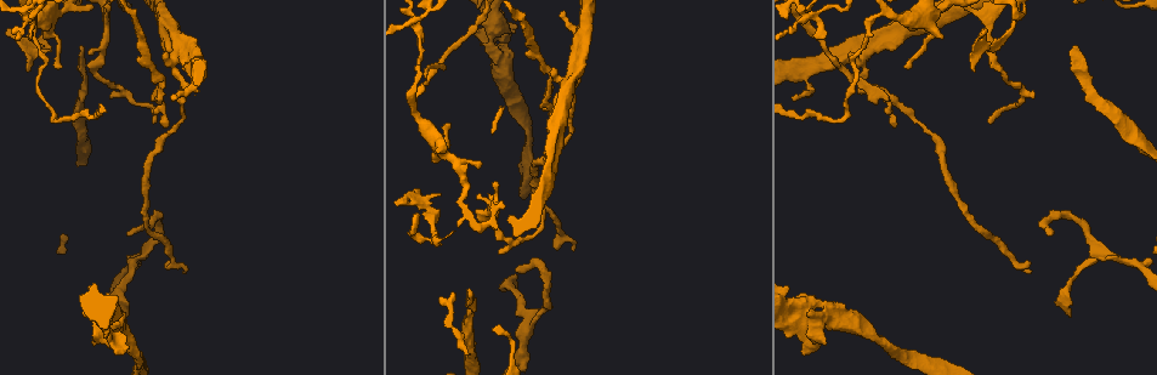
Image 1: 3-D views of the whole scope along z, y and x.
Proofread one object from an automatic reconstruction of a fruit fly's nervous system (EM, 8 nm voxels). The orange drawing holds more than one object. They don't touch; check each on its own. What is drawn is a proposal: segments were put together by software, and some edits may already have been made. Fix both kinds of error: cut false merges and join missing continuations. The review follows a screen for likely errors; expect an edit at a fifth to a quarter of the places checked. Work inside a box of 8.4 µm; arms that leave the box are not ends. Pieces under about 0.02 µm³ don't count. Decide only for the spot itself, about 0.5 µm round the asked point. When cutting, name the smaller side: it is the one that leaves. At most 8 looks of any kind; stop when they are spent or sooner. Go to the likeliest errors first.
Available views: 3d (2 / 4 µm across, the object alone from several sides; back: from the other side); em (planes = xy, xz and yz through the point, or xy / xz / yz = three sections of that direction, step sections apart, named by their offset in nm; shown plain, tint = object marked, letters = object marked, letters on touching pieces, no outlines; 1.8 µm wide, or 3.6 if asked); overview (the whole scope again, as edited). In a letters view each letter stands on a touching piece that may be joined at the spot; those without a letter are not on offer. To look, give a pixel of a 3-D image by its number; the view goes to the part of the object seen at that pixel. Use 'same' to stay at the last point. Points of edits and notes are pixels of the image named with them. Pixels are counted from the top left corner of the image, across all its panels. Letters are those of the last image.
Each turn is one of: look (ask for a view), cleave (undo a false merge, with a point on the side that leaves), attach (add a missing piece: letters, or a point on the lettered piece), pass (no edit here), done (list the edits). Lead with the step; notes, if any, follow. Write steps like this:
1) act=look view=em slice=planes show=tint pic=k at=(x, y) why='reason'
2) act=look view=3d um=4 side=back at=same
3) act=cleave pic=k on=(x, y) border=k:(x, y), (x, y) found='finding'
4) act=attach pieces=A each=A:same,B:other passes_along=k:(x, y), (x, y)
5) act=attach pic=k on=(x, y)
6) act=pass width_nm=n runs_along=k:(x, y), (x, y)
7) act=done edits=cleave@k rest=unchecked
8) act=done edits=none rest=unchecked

act=look view=em slice=planes show=letters pic=1 at=(126, 315) why='branch stops here'

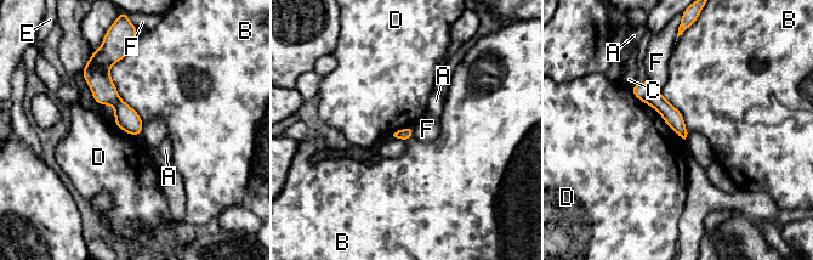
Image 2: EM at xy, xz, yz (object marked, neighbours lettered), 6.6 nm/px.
act=pass each=A:other,B:other,C:other,D:other,E:other,F:other runs_along=2:(97, 69), (103, 90), (136, 133) found='no lettered piece goes on from it'

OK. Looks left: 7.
act=look view=3d um=2 pic=1 at=(26, 15) why='sharp bend'

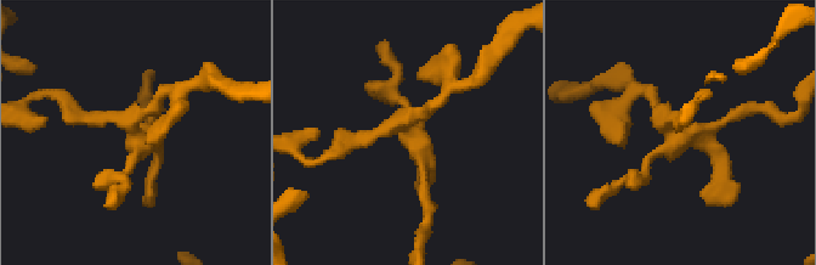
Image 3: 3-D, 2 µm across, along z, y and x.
act=look view=em slice=planes show=plain pic=3 at=(414, 135)

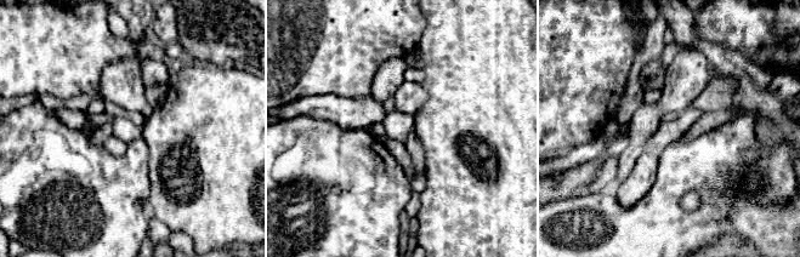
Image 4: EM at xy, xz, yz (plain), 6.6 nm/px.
act=look view=em slice=planes show=letters at=same

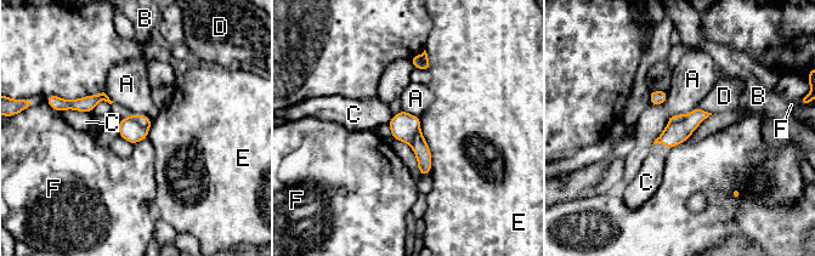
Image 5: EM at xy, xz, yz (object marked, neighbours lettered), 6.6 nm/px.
act=cleave pic=5 on=(677, 118) each=A:other,B:other,C:other,D:other,E:other,F:other border=5:(684, 115), (678, 121), (668, 123) found='two cells meet here'

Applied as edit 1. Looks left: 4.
act=look view=overview why='redraw'

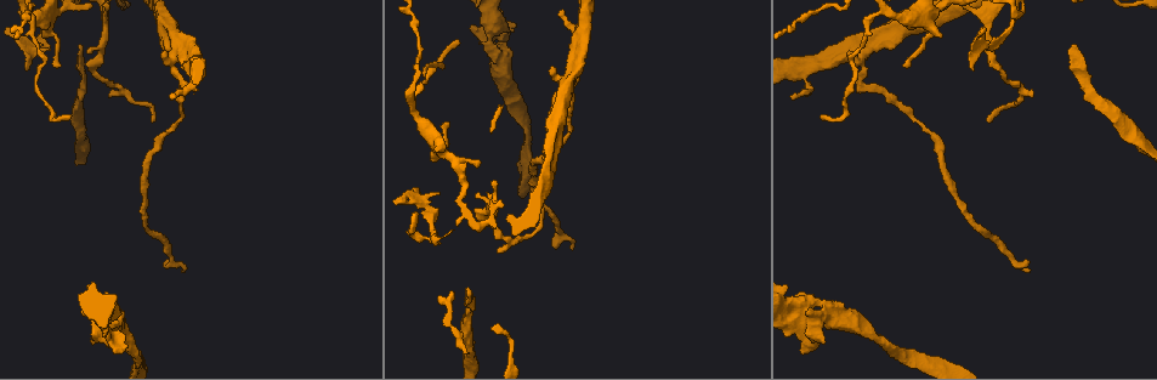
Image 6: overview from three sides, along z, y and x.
act=look view=3d um=2 pic=6 at=(483, 34) why='a fork'

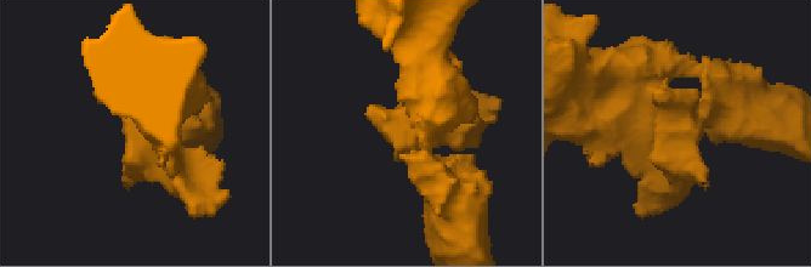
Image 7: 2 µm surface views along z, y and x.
act=look view=em slice=planes show=tint pic=7 at=(413, 132) why='now the EM'

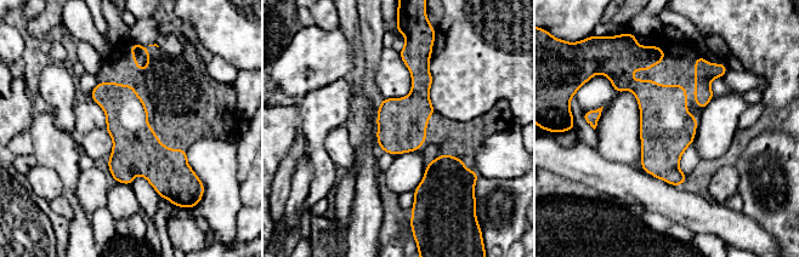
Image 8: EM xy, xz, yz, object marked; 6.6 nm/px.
act=look view=em slice=planes show=letters at=same why='see the neighbours'

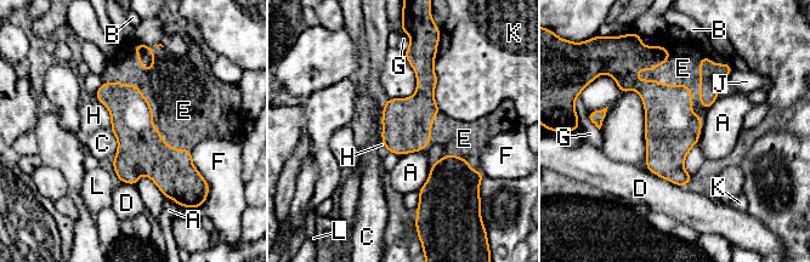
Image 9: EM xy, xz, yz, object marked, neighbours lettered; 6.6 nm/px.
act=attach pieces=E width_nm=320 each=A:other,B:other,C:other,D:other,E:same,F:other,G:other,H:other,J:other,K:other,L:other passes_along=9:(668, 110), (646, 80), (681, 68) found='the cell continues'

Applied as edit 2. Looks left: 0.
act=done edits=cleave@5,attach@9 rest=unchecked

